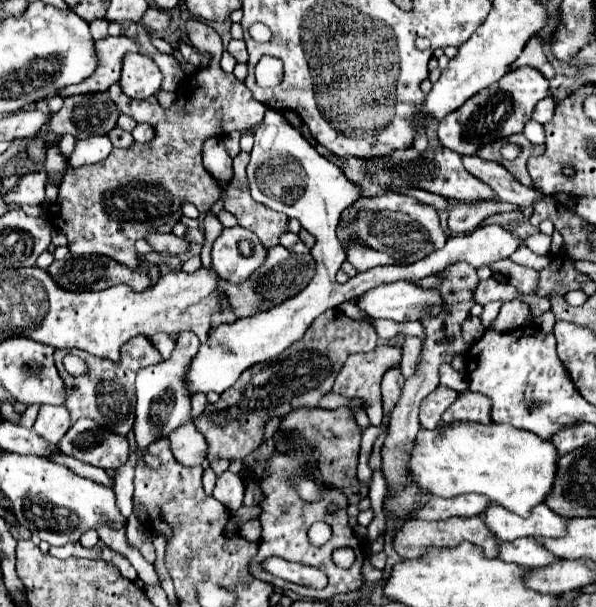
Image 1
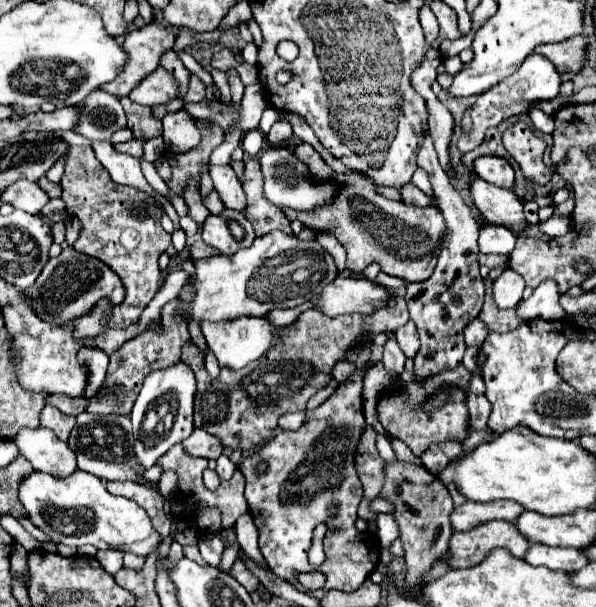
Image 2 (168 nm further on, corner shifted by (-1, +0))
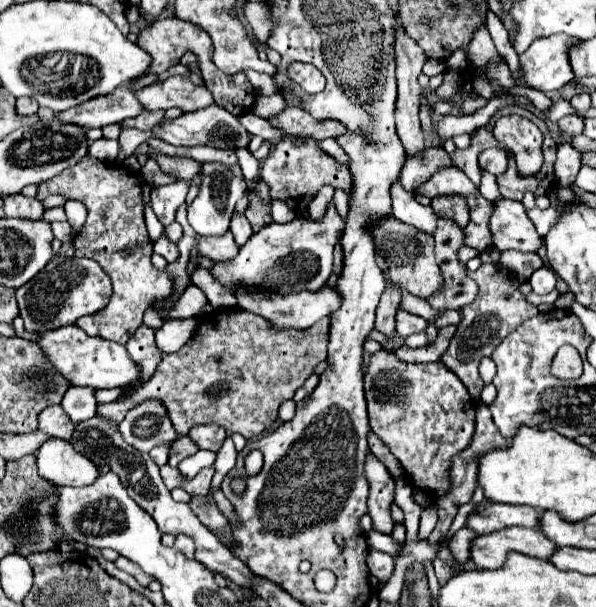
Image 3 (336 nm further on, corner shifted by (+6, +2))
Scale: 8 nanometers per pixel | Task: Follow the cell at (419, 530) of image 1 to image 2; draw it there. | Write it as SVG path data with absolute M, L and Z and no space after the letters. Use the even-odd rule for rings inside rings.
M490 521L484 525L474 527L472 531L454 531L448 547L448 563L456 569L460 567L474 567L488 555L488 551L504 547L508 549L514 557L524 557L530 541L516 531L514 523L508 521Z

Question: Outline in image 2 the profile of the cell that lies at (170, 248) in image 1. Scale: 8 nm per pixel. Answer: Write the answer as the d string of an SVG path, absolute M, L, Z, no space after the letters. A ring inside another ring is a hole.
M196 241L192 247L190 247L190 257L194 261L198 259L204 259L204 257L212 257L212 255L218 255L214 247L208 247L204 241Z

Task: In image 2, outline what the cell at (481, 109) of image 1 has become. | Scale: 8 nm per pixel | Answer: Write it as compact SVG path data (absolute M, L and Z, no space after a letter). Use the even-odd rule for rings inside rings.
M538 53L528 55L528 59L524 59L524 63L520 65L520 69L516 73L512 73L508 79L502 79L496 87L492 87L492 91L486 91L484 95L478 95L476 103L470 109L474 127L472 127L472 131L468 135L460 135L458 149L462 153L472 151L474 147L478 147L484 141L484 135L486 135L488 127L496 127L496 125L500 125L504 119L508 119L512 115L526 113L530 109L530 105L534 105L536 101L554 99L560 93L560 85L562 85L560 73L550 63L550 59L546 59L544 55L538 55Z

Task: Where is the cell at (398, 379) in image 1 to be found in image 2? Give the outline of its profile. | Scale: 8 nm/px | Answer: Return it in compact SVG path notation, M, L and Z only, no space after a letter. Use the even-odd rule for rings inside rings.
M384 331L388 341L384 345L384 367L392 373L392 375L400 375L404 371L404 361L406 361L406 355L400 351L400 345L396 343L396 335L394 331Z

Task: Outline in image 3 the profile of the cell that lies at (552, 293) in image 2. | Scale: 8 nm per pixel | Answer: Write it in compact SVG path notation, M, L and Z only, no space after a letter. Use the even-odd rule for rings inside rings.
M541 267L529 277L529 283L537 295L545 295L545 293L551 293L555 289L557 279L555 279L555 273L551 269Z

